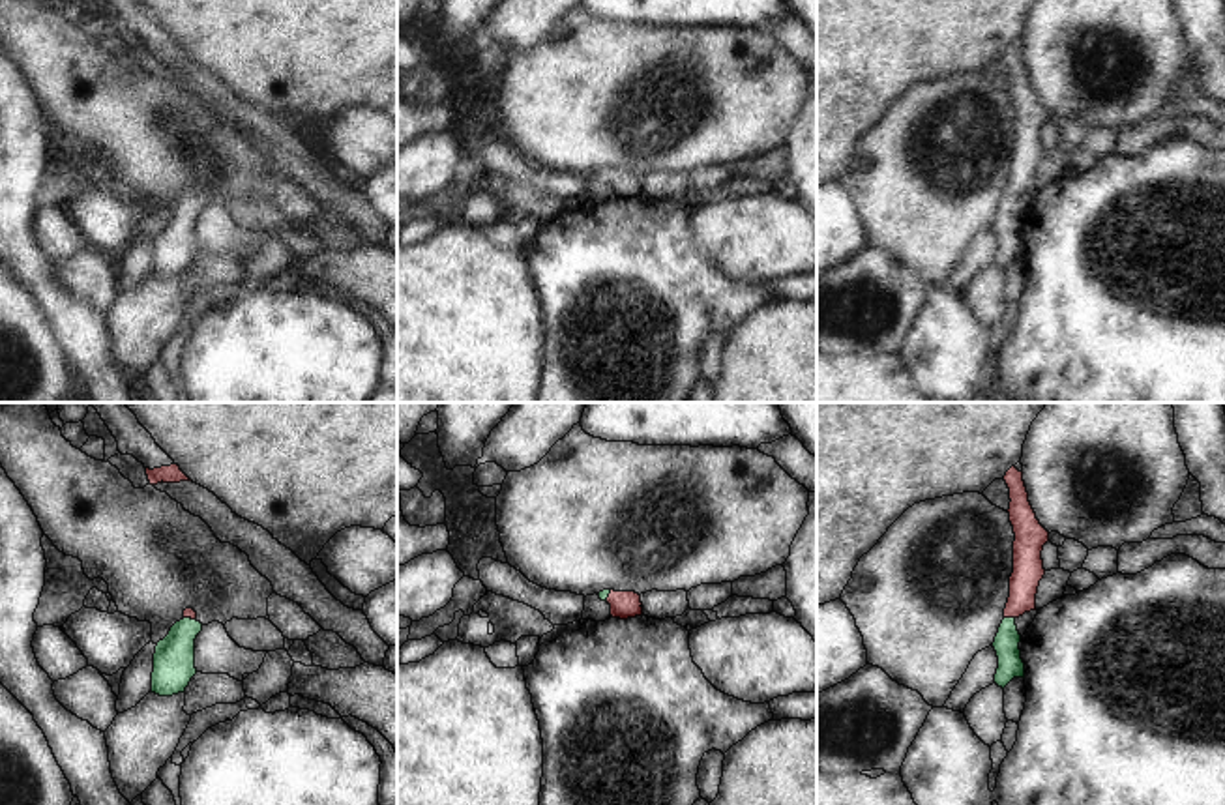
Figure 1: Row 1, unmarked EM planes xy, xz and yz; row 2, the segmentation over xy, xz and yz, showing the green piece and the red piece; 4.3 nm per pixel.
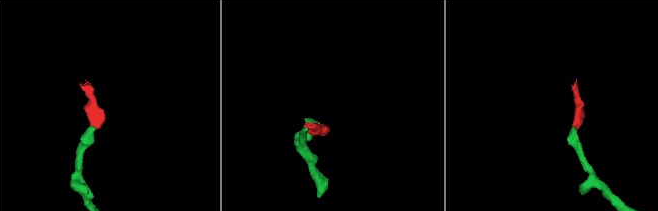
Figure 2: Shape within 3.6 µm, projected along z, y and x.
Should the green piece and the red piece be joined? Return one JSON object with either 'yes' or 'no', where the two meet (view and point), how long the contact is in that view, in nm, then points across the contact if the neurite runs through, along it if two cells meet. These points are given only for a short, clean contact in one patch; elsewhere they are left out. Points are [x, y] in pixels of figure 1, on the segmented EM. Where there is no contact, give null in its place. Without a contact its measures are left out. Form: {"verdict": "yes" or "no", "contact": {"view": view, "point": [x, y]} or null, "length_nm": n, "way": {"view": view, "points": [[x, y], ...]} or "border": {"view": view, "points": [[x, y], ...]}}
{"verdict": "yes", "contact": {"view": "yz", "point": [1010, 618]}, "length_nm": 50, "way": {"view": "yz", "points": [[1006, 643], [1010, 618], [1021, 600], [1029, 570]]}}

